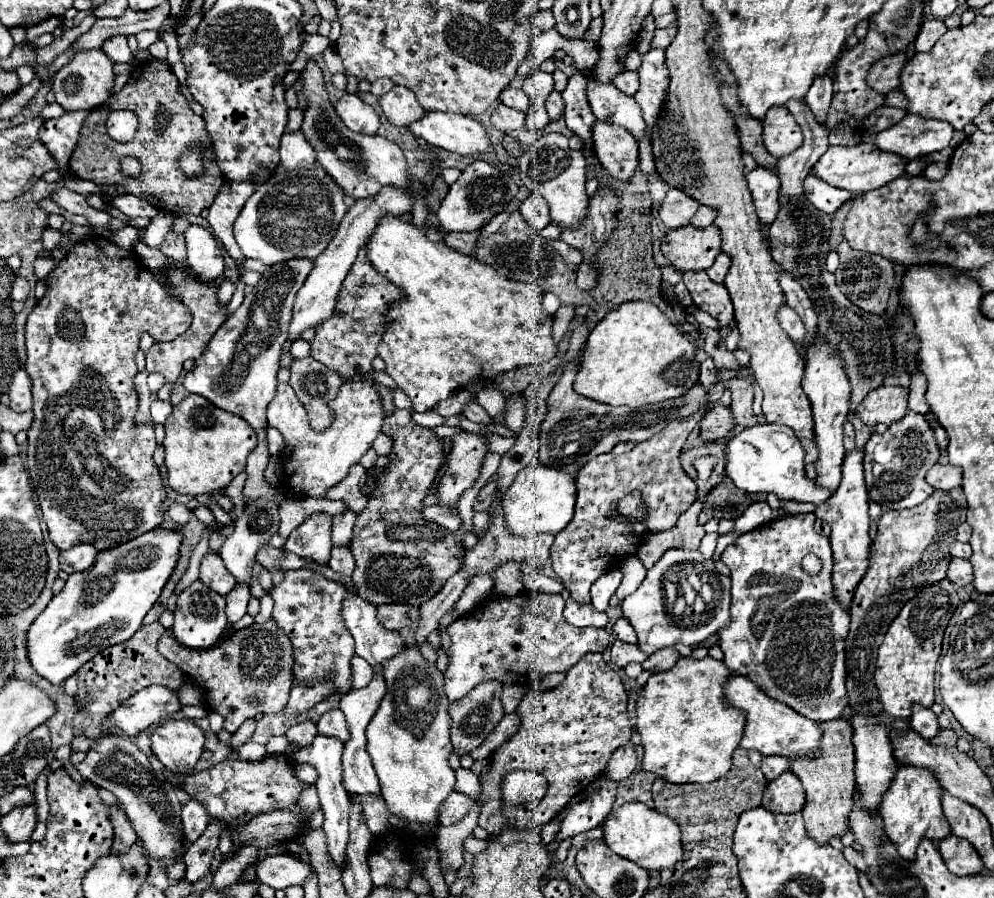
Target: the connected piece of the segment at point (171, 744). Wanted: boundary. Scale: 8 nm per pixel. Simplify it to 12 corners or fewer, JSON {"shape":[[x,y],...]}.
{"shape":[[166,721],[152,733],[152,753],[190,775],[204,733],[190,721]]}

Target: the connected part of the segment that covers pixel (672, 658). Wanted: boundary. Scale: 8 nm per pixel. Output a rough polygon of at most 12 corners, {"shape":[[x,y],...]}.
{"shape":[[674,647],[652,653],[642,669],[668,671],[678,661]]}

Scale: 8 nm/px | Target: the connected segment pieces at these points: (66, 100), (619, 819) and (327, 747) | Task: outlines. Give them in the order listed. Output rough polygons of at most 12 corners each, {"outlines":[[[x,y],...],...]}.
{"outlines":[[[102,49],[76,53],[52,93],[66,111],[104,105],[114,63]],[[638,801],[602,823],[606,845],[646,871],[684,857],[678,823]],[[316,735],[294,753],[318,771],[328,853],[344,869],[350,797],[342,741]]]}

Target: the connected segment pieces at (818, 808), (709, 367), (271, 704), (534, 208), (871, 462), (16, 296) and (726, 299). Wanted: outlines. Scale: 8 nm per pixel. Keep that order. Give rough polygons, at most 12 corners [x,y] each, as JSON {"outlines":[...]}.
{"outlines":[[[818,723],[820,755],[790,761],[802,781],[806,833],[818,843],[848,831],[854,729]],[[709,356],[700,363],[700,381],[714,383],[714,362]],[[274,619],[202,651],[166,631],[158,651],[234,733],[278,713],[294,647]],[[532,193],[518,209],[540,233],[550,223],[542,195]],[[908,411],[864,445],[870,499],[884,513],[924,503],[934,431]],[[16,277],[12,285],[14,301],[24,301],[30,293],[28,281]],[[688,271],[682,281],[694,305],[720,323],[724,339],[732,331],[732,301],[726,287],[706,271]]]}

